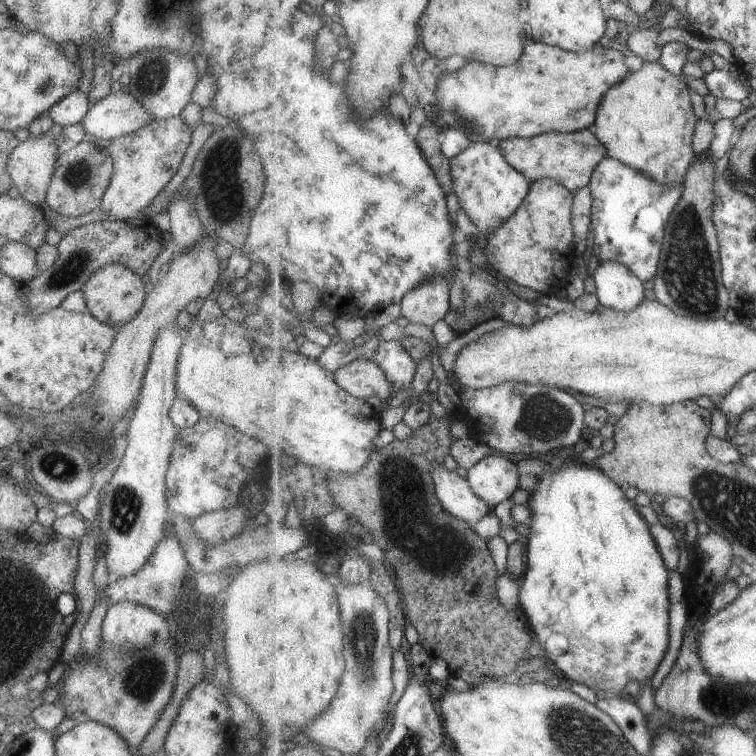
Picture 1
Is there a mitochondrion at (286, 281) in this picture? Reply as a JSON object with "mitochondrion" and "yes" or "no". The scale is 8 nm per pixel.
{"mitochondrion":"no"}

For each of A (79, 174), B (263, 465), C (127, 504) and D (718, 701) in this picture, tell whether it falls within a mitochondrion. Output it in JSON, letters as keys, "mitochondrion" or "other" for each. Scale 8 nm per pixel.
{"A":"mitochondrion","B":"other","C":"mitochondrion","D":"mitochondrion"}

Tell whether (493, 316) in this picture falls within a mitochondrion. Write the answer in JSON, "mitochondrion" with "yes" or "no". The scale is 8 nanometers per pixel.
{"mitochondrion":"no"}

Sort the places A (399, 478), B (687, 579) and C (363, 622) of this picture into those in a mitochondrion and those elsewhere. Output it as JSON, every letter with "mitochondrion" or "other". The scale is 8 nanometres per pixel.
{"A":"mitochondrion","B":"other","C":"mitochondrion"}

